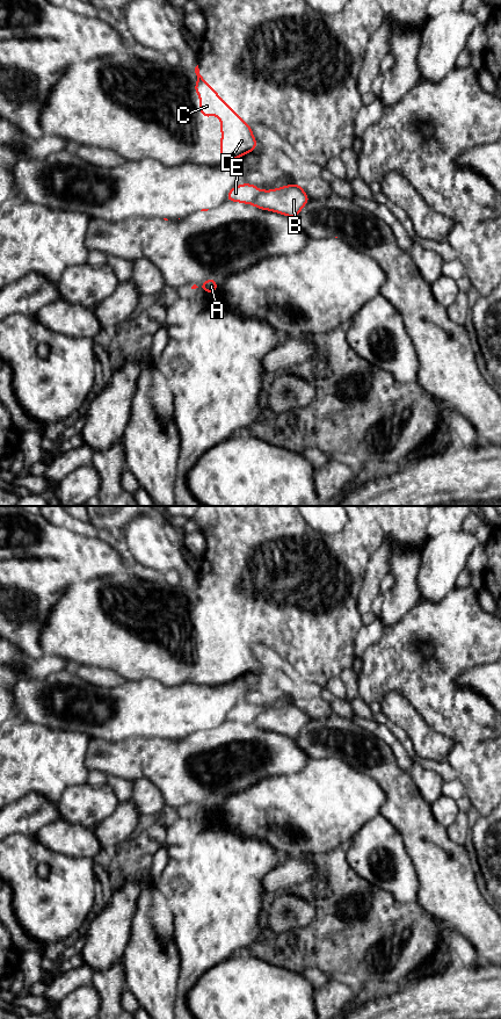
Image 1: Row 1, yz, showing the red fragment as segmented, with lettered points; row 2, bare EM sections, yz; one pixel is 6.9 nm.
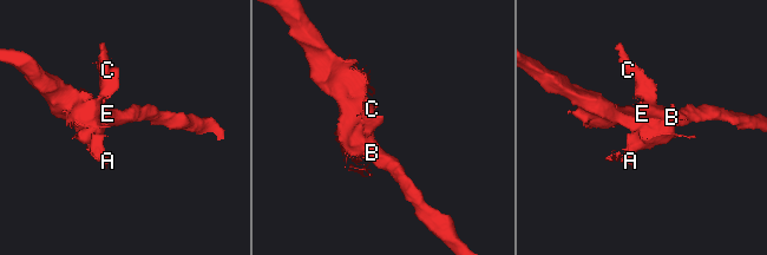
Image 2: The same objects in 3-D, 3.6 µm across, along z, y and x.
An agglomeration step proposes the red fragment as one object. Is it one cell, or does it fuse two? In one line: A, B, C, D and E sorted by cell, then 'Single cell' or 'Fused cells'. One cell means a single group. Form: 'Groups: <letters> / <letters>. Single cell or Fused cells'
Groups: A B C D E. Single cell

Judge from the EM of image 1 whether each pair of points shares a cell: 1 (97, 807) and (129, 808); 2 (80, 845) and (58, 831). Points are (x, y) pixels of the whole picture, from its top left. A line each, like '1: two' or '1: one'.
1: two
2: one

